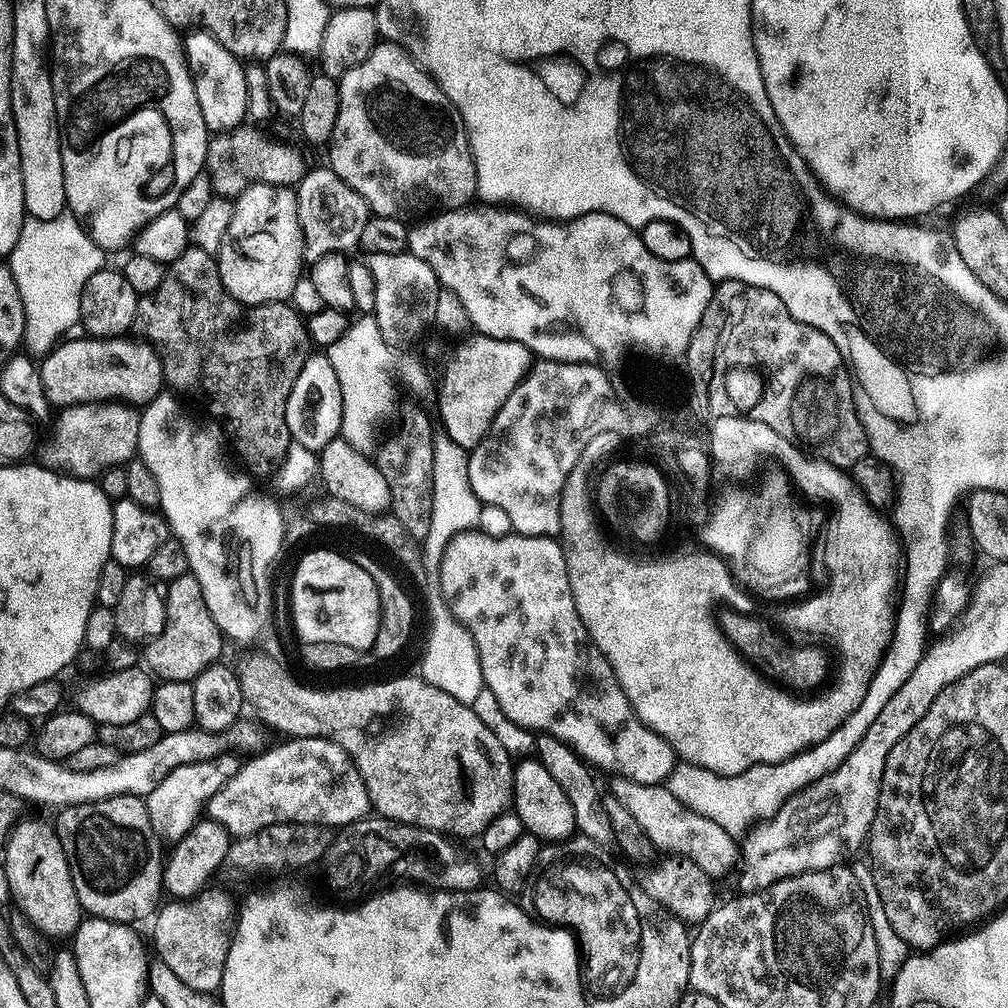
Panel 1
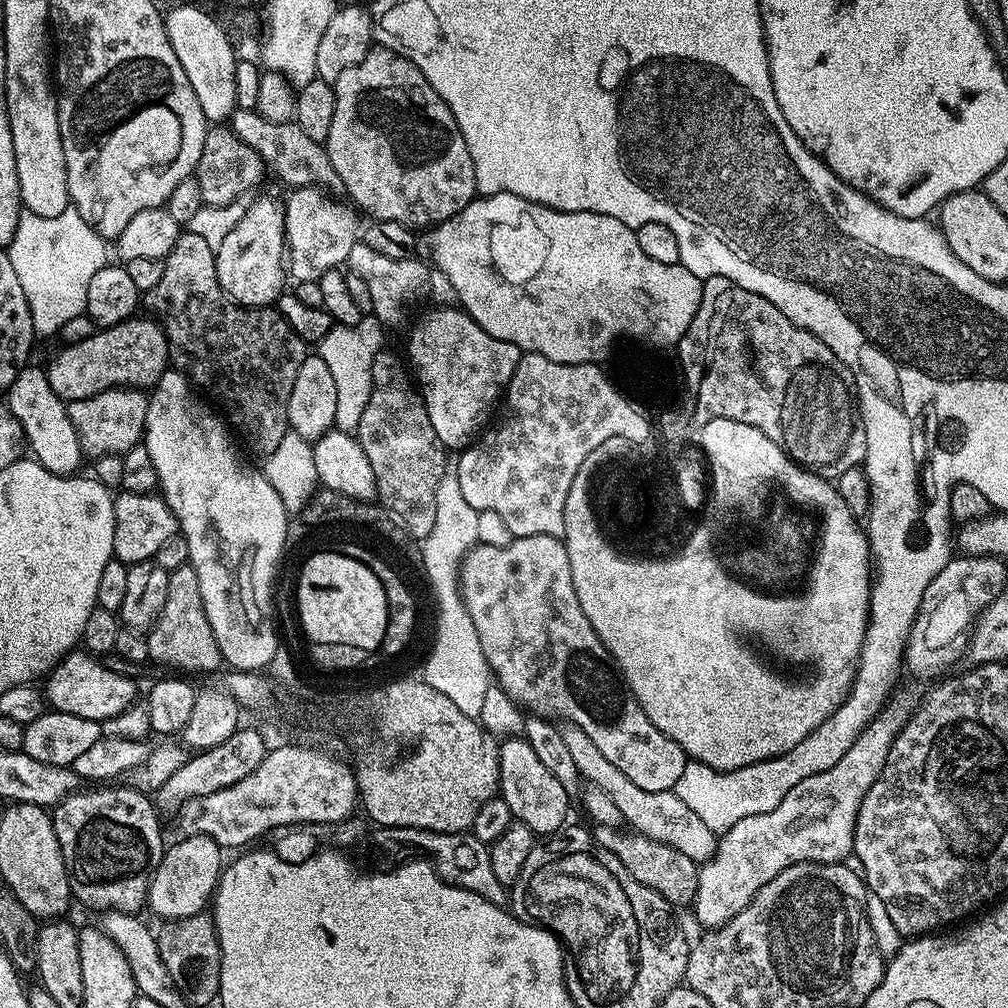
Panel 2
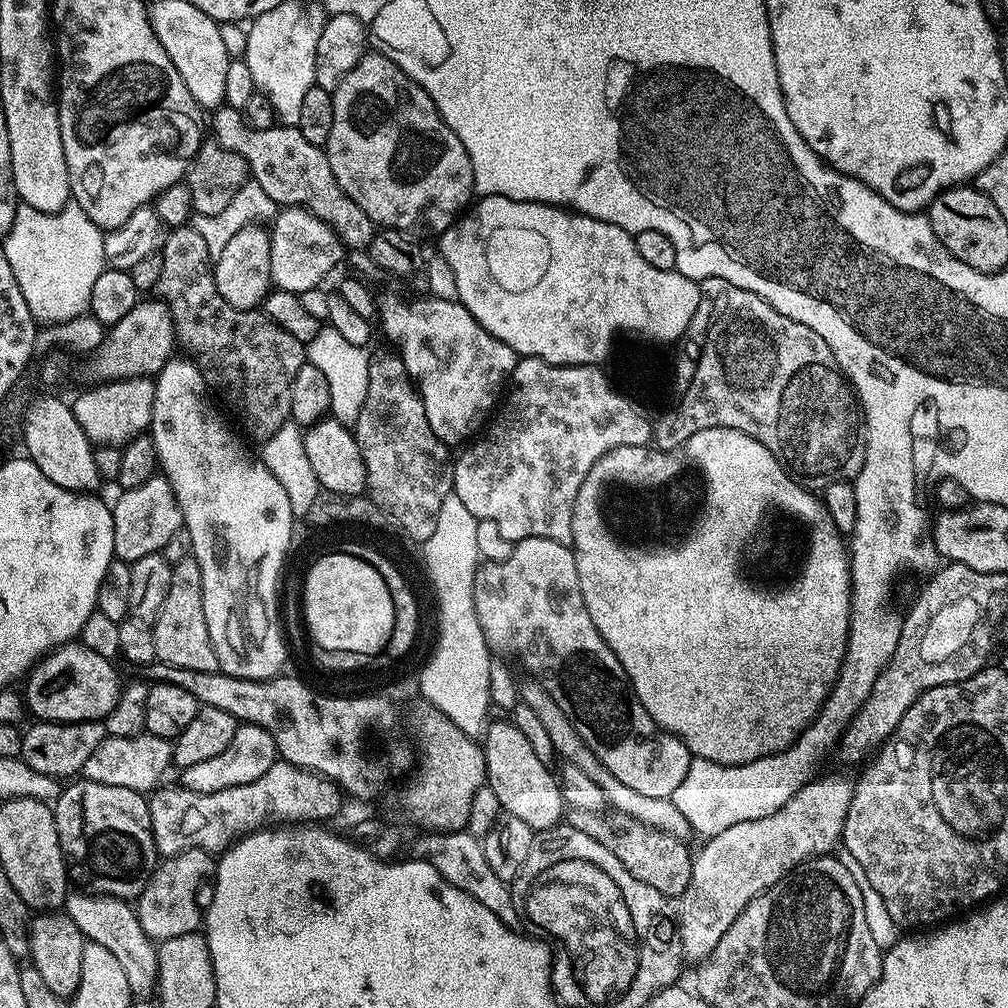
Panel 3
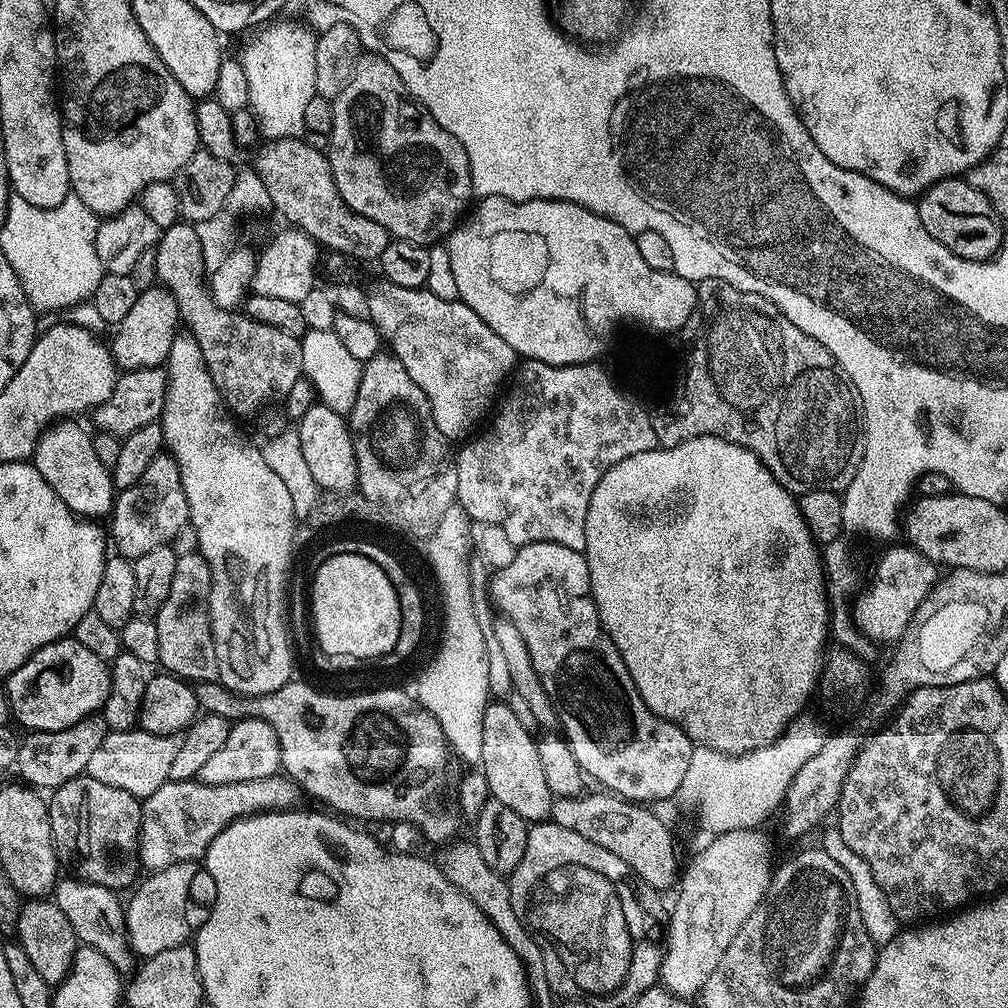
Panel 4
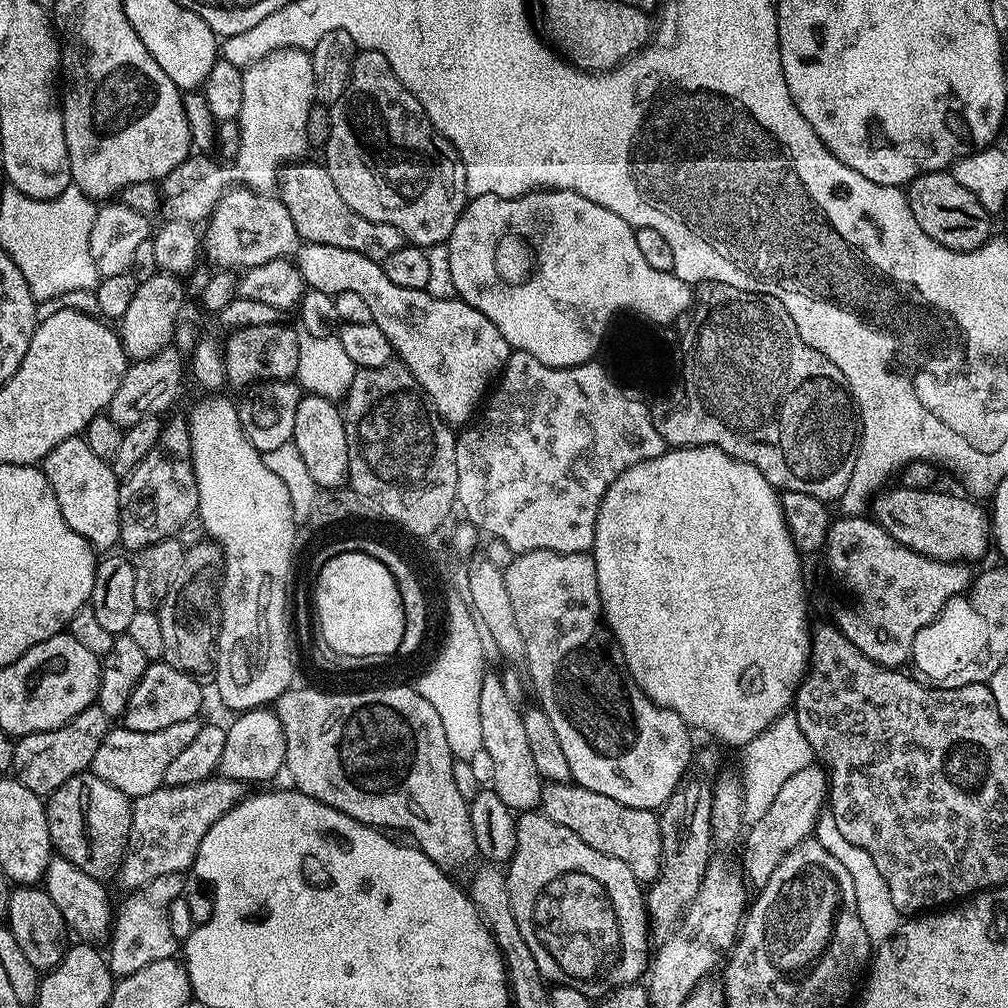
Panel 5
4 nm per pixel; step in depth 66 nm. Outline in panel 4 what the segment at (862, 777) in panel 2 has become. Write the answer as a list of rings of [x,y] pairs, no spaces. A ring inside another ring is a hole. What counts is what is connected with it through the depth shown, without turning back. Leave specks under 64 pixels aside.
[[[743,828],[742,830],[730,830],[729,832],[713,835],[711,837],[712,841],[701,850],[700,856],[696,857],[689,866],[687,863],[678,884],[680,893],[677,894],[676,905],[672,908],[672,921],[669,924],[667,921],[666,924],[666,947],[664,948],[664,961],[660,967],[659,983],[667,988],[672,995],[692,998],[704,989],[706,978],[710,978],[710,974],[714,974],[714,969],[718,966],[718,962],[722,962],[722,954],[726,954],[726,946],[730,946],[730,942],[734,942],[734,934],[738,934],[738,930],[742,930],[746,918],[750,918],[750,914],[754,914],[754,910],[764,900],[764,895],[768,893],[768,887],[772,885],[774,863],[772,864],[772,852],[768,849],[768,840],[762,833],[763,831],[754,828]]]

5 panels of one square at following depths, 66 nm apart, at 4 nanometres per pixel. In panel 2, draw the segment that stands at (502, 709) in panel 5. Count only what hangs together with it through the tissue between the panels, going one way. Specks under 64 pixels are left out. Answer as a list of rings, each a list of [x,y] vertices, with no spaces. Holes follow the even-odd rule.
[[[507,737],[499,743],[499,784],[500,798],[511,810],[513,819],[529,826],[537,836],[549,836],[559,832],[567,823],[568,808],[572,804],[566,790],[554,774],[543,766],[523,737]]]

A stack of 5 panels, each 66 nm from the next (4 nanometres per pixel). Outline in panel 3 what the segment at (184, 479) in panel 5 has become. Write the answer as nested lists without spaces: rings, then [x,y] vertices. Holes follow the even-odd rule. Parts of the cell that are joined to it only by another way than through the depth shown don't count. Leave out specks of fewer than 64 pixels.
[[[163,474],[151,476],[142,486],[137,488],[125,488],[119,493],[116,504],[111,505],[112,521],[114,522],[114,550],[115,559],[124,561],[125,564],[134,563],[138,558],[146,558],[155,552],[163,553],[167,540],[172,537],[179,528],[184,527],[182,510],[174,498],[174,490],[170,482]]]

